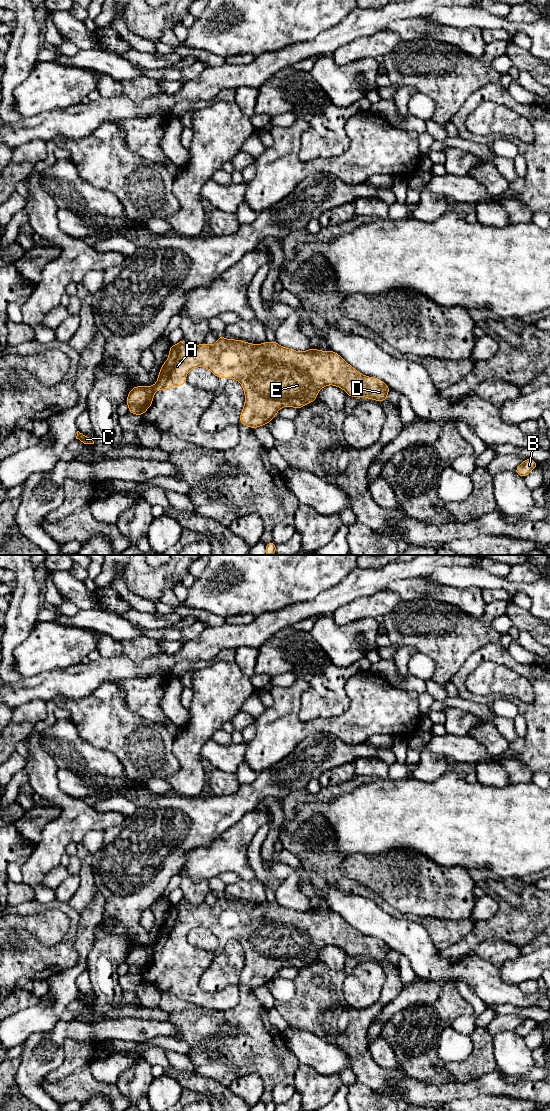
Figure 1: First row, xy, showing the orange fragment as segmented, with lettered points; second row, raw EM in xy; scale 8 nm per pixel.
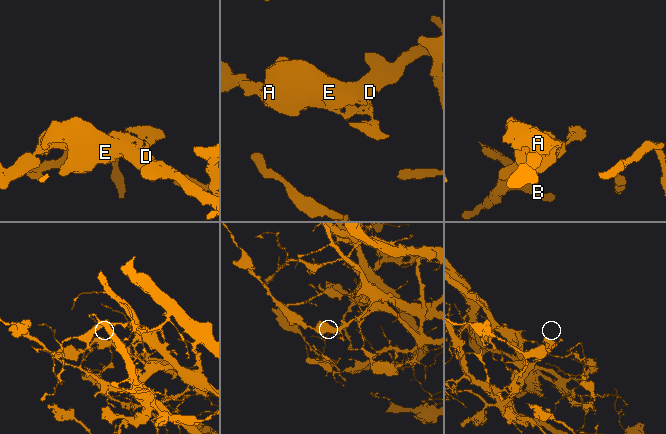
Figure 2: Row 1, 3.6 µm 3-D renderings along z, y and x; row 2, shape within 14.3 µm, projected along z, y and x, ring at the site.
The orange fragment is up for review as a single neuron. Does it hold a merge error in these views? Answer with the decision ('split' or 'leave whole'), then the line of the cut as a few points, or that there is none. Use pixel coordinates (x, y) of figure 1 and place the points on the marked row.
split; cut in xy along (151, 386), (153, 397)

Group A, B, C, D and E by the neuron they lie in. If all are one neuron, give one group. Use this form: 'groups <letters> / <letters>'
groups A D E / B C

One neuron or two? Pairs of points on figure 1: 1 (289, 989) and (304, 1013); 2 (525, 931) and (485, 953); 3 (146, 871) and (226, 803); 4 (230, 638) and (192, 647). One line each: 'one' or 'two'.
1: two
2: two
3: one
4: one

